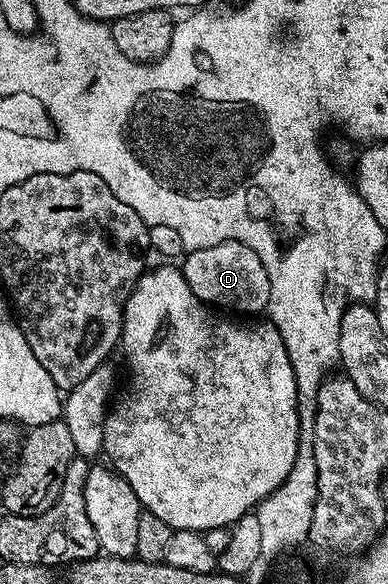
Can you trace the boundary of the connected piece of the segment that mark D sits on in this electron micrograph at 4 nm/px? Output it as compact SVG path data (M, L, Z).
M226 241L213 247L190 250L182 258L181 268L197 301L216 310L232 309L243 315L259 315L269 303L271 288L265 263L245 243Z

